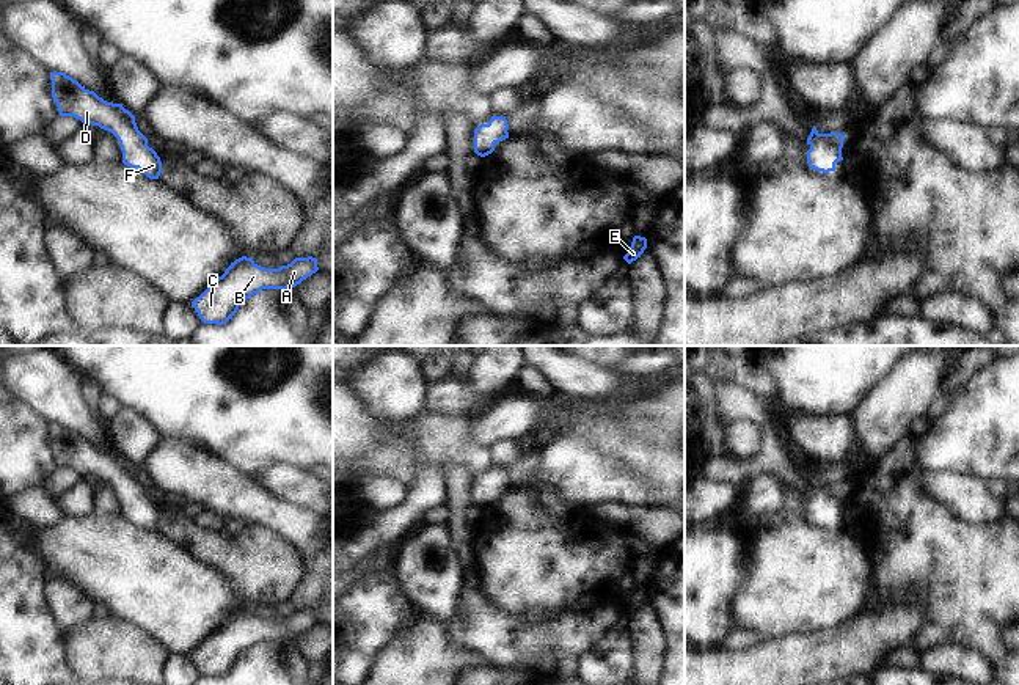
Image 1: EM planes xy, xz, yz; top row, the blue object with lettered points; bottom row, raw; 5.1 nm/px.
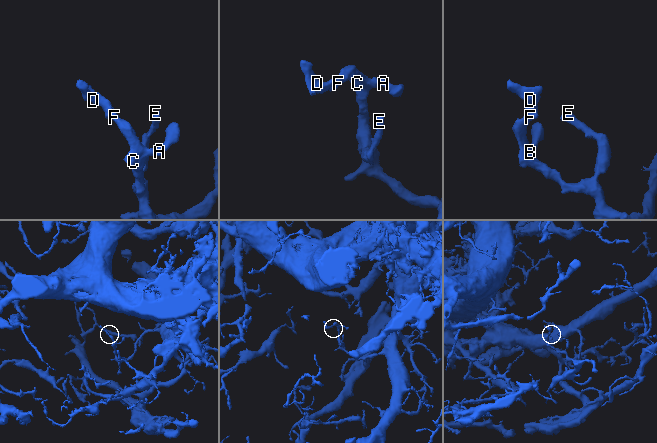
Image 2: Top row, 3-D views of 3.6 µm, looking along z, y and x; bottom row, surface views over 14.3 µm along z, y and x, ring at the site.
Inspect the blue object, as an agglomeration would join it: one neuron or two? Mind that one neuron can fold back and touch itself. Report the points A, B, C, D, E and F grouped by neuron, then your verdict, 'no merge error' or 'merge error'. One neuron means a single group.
A B C D E F; no merge error

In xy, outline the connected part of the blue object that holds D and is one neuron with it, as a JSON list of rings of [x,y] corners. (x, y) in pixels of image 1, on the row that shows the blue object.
[[[50,72],[50,80],[60,116],[74,116],[83,124],[89,123],[111,132],[119,141],[122,163],[138,168],[149,179],[159,179],[160,157],[148,146],[148,138],[138,130],[135,116],[122,104],[104,101],[64,72]]]

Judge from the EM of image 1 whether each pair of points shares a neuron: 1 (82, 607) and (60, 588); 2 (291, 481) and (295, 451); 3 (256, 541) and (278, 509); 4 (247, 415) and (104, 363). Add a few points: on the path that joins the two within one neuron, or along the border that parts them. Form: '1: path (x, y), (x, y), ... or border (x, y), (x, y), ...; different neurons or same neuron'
1: path (77, 605), (65, 593); same neuron
2: border (258, 468), (295, 465), (310, 472); different neurons
3: border (247, 523), (256, 523), (280, 533), (295, 549); different neurons
4: path (211, 379), (195, 363), (140, 363); same neuron

